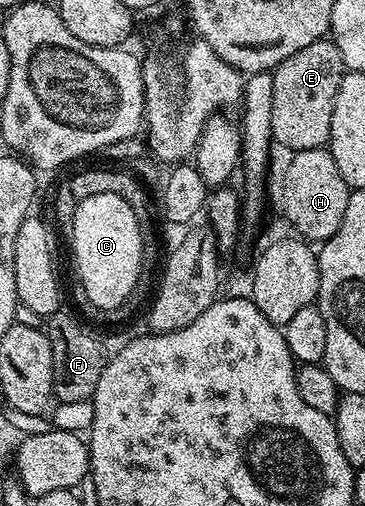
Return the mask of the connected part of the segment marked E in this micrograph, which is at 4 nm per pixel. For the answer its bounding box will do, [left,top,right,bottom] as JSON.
[272,37,345,153]

